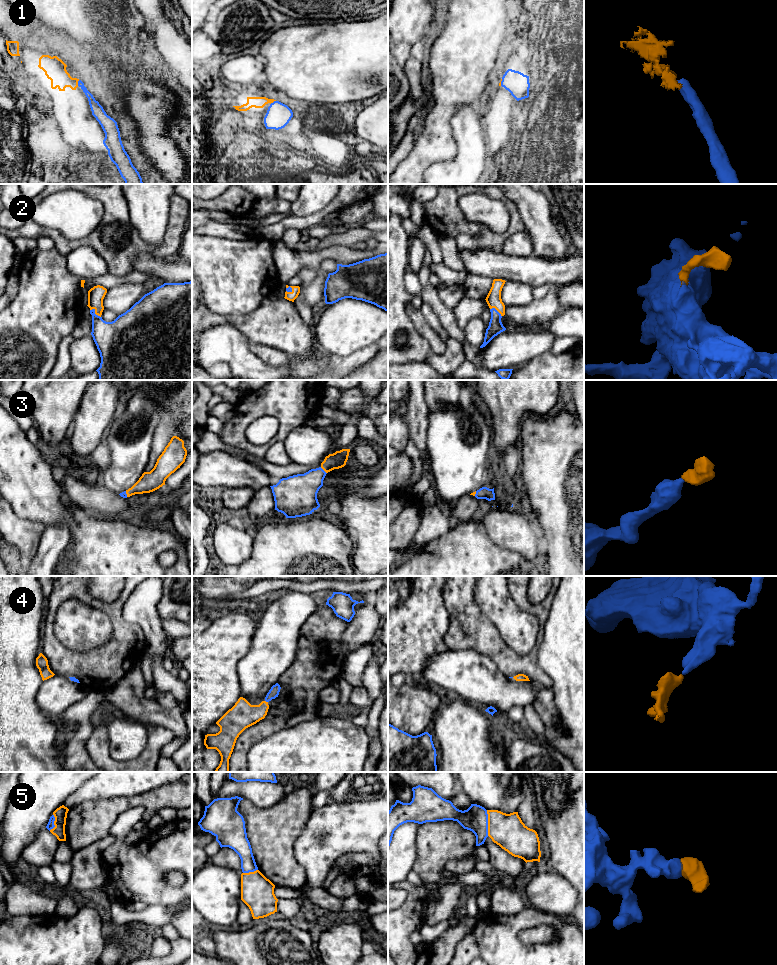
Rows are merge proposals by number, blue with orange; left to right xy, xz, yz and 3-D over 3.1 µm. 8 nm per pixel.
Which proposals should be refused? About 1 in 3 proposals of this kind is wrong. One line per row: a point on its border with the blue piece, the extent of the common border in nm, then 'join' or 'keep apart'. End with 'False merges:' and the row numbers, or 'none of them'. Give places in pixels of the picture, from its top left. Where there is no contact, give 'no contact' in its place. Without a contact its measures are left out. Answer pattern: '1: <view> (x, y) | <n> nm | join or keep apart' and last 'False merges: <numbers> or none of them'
1: xy (78, 83) | 50 nm | join
2: xy (94, 312) | 110 nm | join
3: xz (323, 470) | 80 nm | join
4: xz (266, 701) | 30 nm | join
5: yz (487, 823) | 200 nm | keep apart
False merges: 5

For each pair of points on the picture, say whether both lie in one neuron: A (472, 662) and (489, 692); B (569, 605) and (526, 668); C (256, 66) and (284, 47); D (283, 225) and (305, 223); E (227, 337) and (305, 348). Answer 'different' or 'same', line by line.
A: same
B: different
C: different
D: same
E: different

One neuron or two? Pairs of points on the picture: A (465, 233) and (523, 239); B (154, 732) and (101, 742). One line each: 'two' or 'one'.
A: two
B: one

